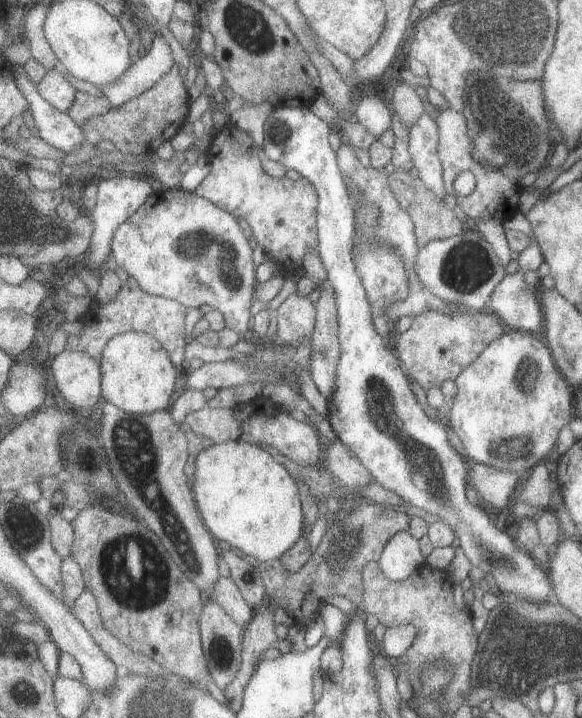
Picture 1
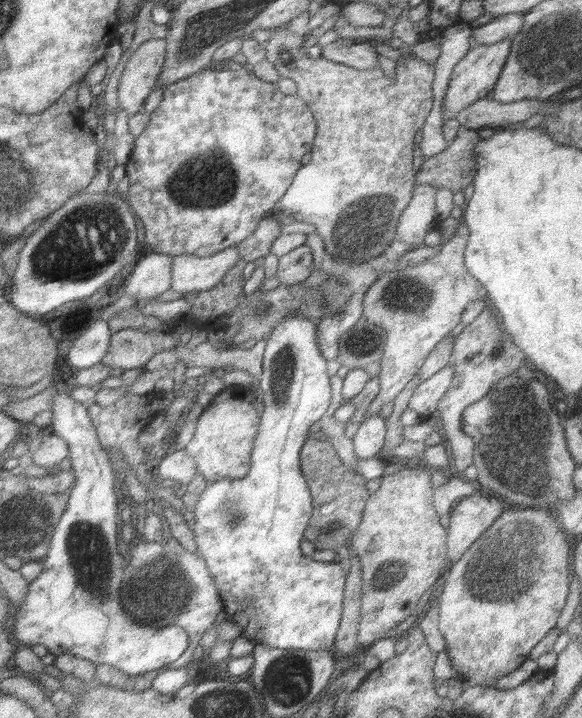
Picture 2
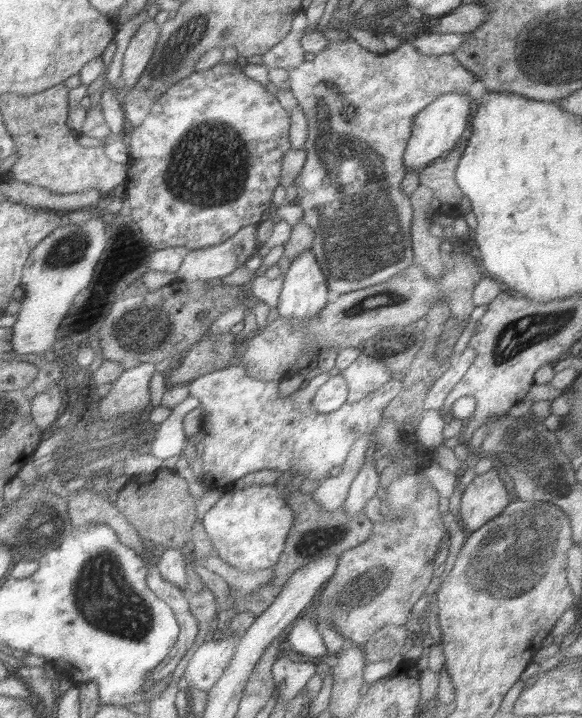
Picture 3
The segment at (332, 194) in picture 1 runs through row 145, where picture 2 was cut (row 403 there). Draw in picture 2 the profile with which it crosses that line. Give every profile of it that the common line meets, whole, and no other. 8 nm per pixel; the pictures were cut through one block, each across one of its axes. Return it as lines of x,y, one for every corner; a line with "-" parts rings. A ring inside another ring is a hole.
291,316
287,318
287,322
281,322
275,328
275,334
271,336
269,344
267,344
267,352
265,352
265,372
259,384
259,394
261,400
265,402
265,412
261,414
261,430
253,448
253,456
251,456
251,470
247,474
247,478
241,480
219,480
217,484
209,486
209,490
205,492
205,496
199,500
199,504
193,510
193,540
197,544
197,550
201,556
207,558
207,566
217,582
217,588
225,600
225,612
229,614
229,620
237,622
243,628
243,636
251,642
255,642
255,646
259,644
267,644
273,648
297,648
297,650
329,650
329,648
337,648
337,636
341,632
341,624
345,620
345,598
347,598
347,582
349,582
349,566
343,568
343,564
339,560
333,562
317,562
313,558
307,558
301,550
301,542
305,540
305,532
309,530
309,524
313,522
315,516
315,498
313,498
313,490
309,488
309,480
305,478
305,470
303,470
303,462
301,462
301,454
305,450
305,444
309,442
309,434
311,434
311,426
315,422
321,422
331,406
331,376
327,374
327,356
321,350
319,342
317,342
317,322
307,320
305,316

